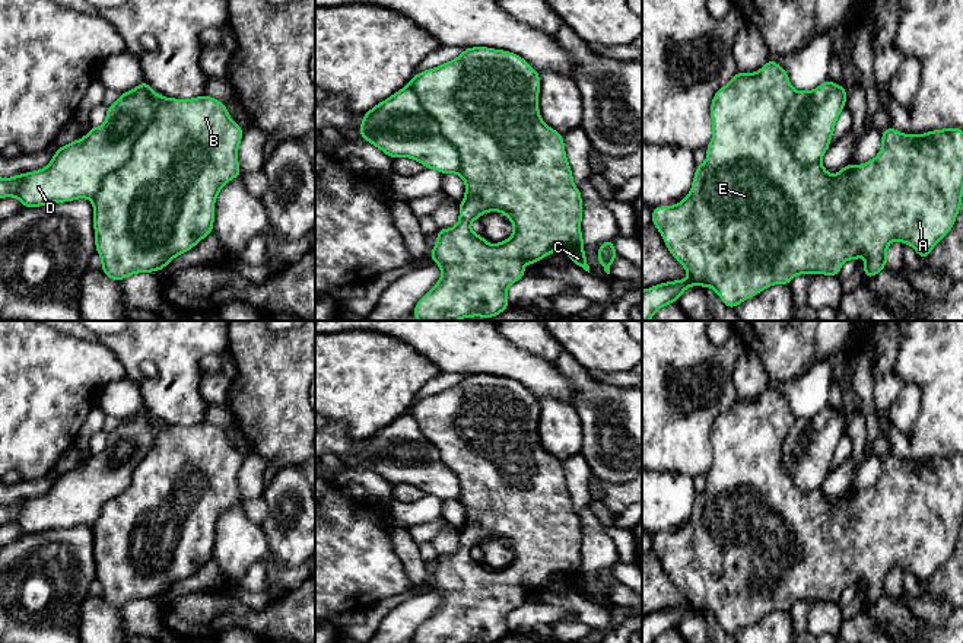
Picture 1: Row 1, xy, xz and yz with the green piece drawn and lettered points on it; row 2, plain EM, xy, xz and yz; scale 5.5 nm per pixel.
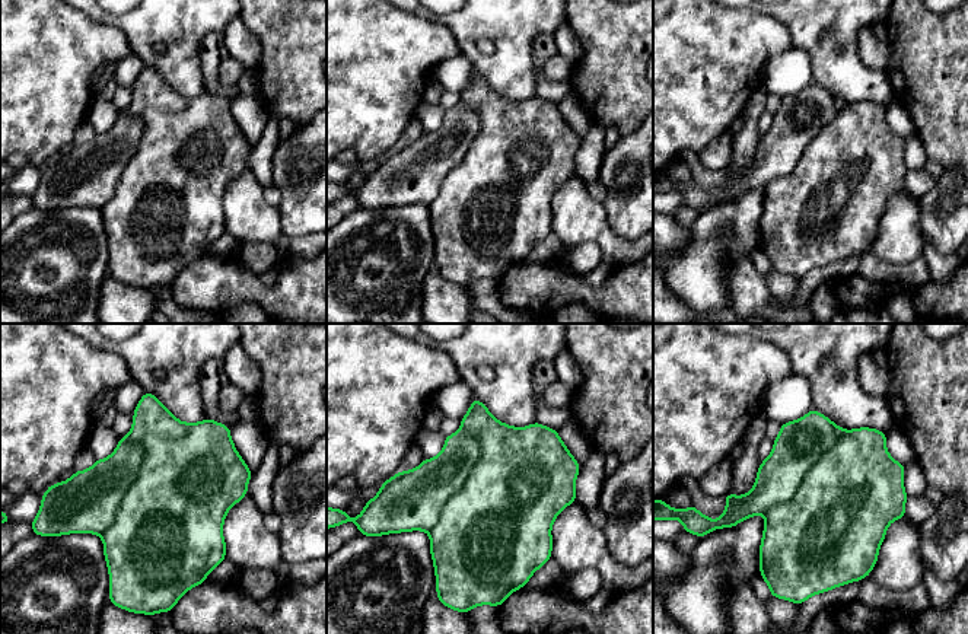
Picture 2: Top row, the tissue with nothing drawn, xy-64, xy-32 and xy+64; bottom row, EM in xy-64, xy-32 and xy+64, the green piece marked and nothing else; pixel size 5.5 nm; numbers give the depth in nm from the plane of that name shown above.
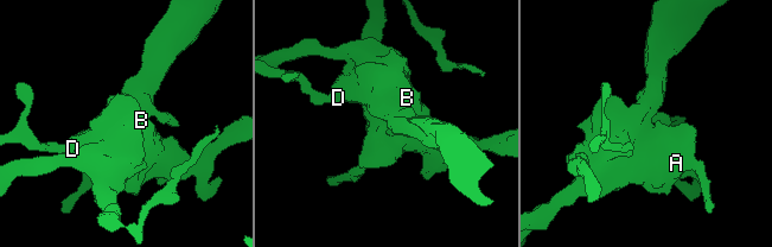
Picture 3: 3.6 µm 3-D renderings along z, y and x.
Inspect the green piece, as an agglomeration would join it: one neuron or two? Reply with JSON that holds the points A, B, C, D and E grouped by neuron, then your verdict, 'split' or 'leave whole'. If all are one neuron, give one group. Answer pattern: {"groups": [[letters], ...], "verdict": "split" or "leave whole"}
{"groups": [["A", "B", "C", "E"], ["D"]], "verdict": "split"}

